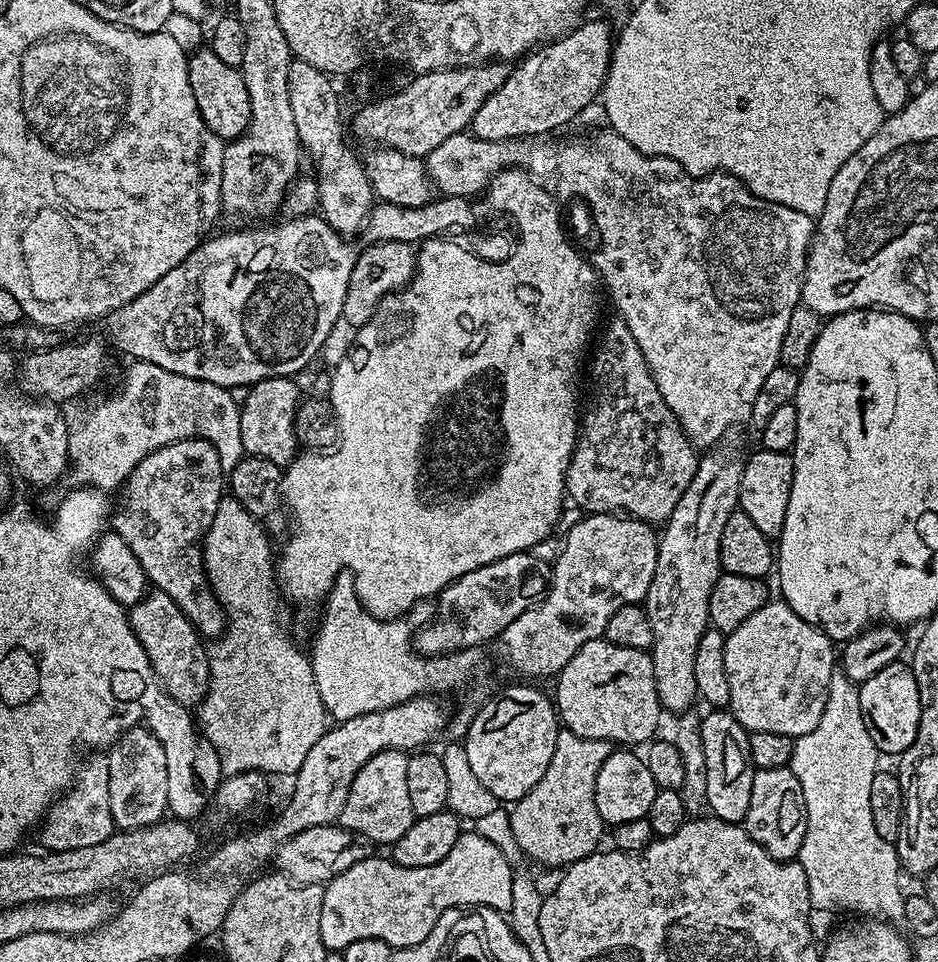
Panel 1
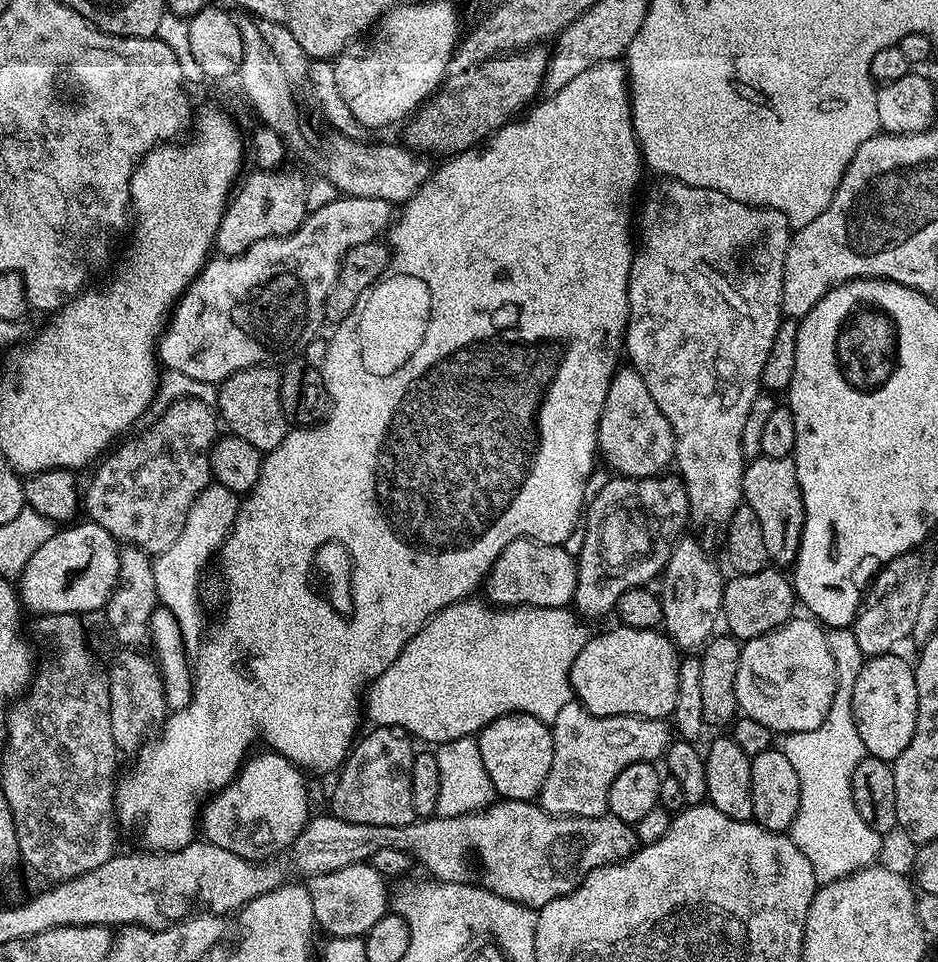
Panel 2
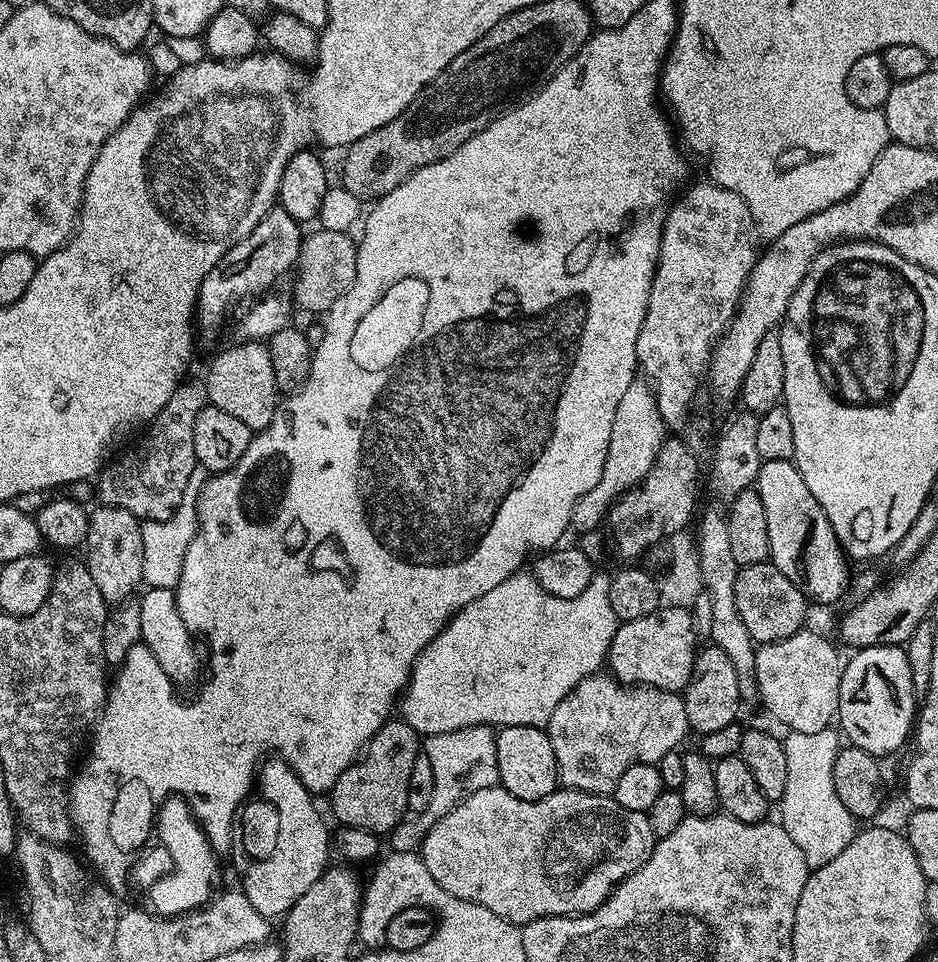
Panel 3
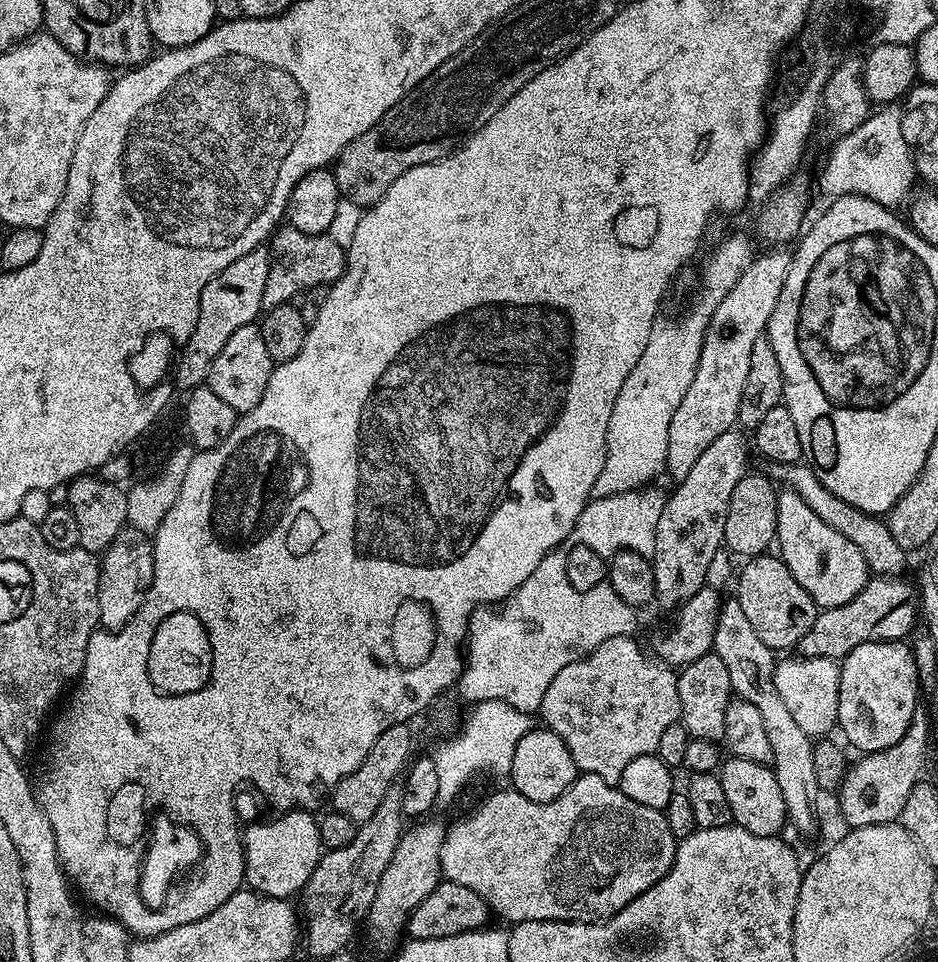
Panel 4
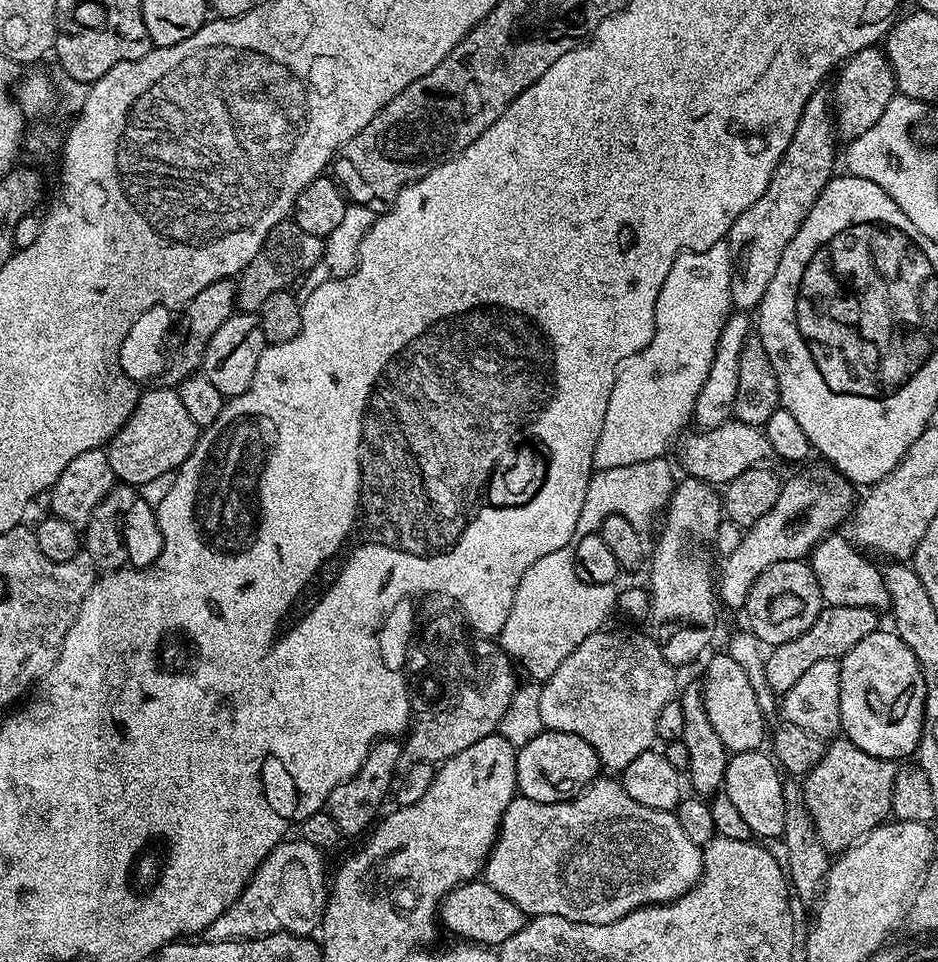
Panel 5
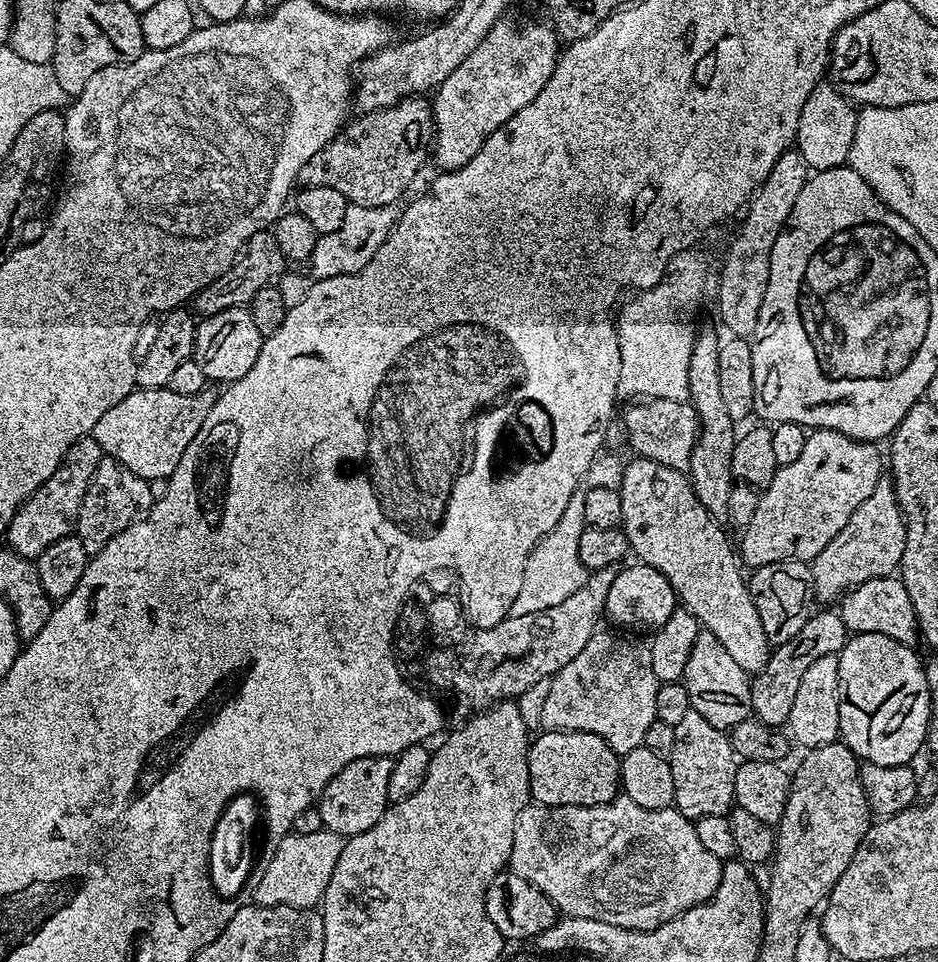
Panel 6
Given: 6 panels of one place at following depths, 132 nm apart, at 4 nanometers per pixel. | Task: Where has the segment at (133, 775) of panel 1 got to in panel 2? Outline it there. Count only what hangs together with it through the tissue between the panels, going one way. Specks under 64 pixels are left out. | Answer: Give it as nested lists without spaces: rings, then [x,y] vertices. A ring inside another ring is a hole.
[[[120,650],[112,660],[112,669],[106,672],[110,694],[110,730],[121,753],[139,749],[149,739],[151,728],[163,725],[170,709],[164,700],[163,682],[157,665],[148,662],[140,650]]]

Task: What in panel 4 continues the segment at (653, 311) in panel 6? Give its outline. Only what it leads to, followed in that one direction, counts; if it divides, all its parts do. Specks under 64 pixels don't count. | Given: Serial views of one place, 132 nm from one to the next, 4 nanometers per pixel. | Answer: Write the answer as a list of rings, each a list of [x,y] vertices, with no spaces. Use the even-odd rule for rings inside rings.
[[[730,237],[713,254],[712,260],[705,262],[700,272],[704,285],[697,290],[696,301],[689,306],[688,313],[677,320],[657,319],[650,330],[646,350],[642,350],[642,358],[638,358],[634,370],[630,370],[630,378],[622,382],[622,390],[618,390],[618,398],[610,414],[610,426],[606,430],[606,462],[602,474],[598,474],[598,482],[594,482],[591,499],[642,489],[651,485],[659,472],[665,471],[670,421],[674,418],[674,410],[678,410],[678,402],[682,402],[686,390],[690,390],[690,382],[694,382],[710,318],[714,310],[718,310],[718,302],[734,290],[734,282],[738,282],[753,258],[750,237]]]

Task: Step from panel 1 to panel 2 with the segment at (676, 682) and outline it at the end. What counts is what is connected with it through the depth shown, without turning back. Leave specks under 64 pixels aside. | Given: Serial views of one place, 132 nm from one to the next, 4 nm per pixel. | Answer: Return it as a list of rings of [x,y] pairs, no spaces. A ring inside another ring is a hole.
[[[688,539],[677,540],[676,547],[664,566],[658,595],[664,619],[663,631],[677,649],[692,654],[703,649],[717,631],[716,620],[718,624],[724,607],[726,576],[720,573],[719,566],[708,557],[707,550],[698,541]]]

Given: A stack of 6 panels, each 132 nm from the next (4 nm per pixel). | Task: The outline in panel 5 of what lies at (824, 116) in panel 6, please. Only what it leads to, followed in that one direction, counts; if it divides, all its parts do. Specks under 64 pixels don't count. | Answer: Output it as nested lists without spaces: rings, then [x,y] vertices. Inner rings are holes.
[[[880,46],[858,50],[849,60],[845,60],[835,73],[836,89],[831,89],[830,99],[834,105],[834,131],[841,141],[851,142],[858,139],[878,118],[882,110],[890,106],[892,97],[897,95],[896,79],[892,73],[892,64]]]

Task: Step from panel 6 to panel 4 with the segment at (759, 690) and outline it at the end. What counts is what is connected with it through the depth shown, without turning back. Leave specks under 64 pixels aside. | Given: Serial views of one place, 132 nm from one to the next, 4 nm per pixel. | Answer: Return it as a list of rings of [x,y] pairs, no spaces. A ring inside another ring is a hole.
[[[876,576],[869,579],[867,586],[854,594],[846,606],[817,611],[814,626],[806,630],[799,642],[799,655],[840,662],[850,654],[850,650],[866,642],[903,641],[913,631],[916,620],[918,622],[918,592],[906,581],[898,576]]]

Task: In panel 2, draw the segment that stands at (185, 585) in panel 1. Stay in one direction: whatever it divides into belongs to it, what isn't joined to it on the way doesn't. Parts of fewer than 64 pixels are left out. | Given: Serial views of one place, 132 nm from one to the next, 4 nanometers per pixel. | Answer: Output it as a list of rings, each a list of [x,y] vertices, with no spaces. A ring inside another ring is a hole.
[[[186,397],[163,411],[141,436],[125,439],[117,452],[100,462],[82,496],[91,523],[102,526],[116,541],[149,554],[166,550],[178,539],[186,514],[214,480],[210,454],[218,439],[218,416],[213,405]]]

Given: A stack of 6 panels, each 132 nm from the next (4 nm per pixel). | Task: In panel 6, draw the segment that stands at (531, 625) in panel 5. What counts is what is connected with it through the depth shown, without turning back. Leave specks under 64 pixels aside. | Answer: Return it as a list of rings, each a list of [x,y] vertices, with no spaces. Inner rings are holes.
[[[572,496],[566,510],[562,512],[562,518],[558,518],[558,526],[554,526],[554,530],[542,537],[534,550],[530,550],[524,563],[522,587],[518,589],[514,606],[510,606],[508,615],[534,614],[538,610],[558,606],[558,602],[566,602],[566,598],[570,598],[574,590],[587,582],[589,569],[582,566],[576,543],[576,536],[582,538],[583,533],[580,529],[580,496]]]

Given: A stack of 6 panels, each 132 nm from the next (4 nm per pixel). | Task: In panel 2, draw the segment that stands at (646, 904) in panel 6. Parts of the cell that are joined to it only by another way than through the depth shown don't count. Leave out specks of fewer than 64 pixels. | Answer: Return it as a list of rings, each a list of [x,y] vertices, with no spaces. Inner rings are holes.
[[[500,798],[479,811],[468,812],[464,816],[437,815],[435,818],[417,818],[406,826],[362,826],[346,822],[331,814],[313,815],[302,830],[302,834],[298,834],[298,838],[292,843],[290,857],[292,856],[293,866],[304,875],[304,878],[309,878],[371,861],[375,852],[386,846],[394,846],[394,850],[410,853],[413,861],[419,867],[421,864],[429,872],[425,872],[429,877],[446,883],[465,883],[469,879],[468,871],[476,860],[477,866],[480,867],[478,877],[480,887],[489,888],[491,892],[510,902],[518,902],[530,909],[539,910],[542,906],[554,902],[554,898],[570,894],[584,881],[586,874],[590,874],[596,868],[627,860],[637,851],[638,841],[635,827],[611,814],[594,818],[552,816],[545,808],[540,807],[539,803],[531,800]]]

